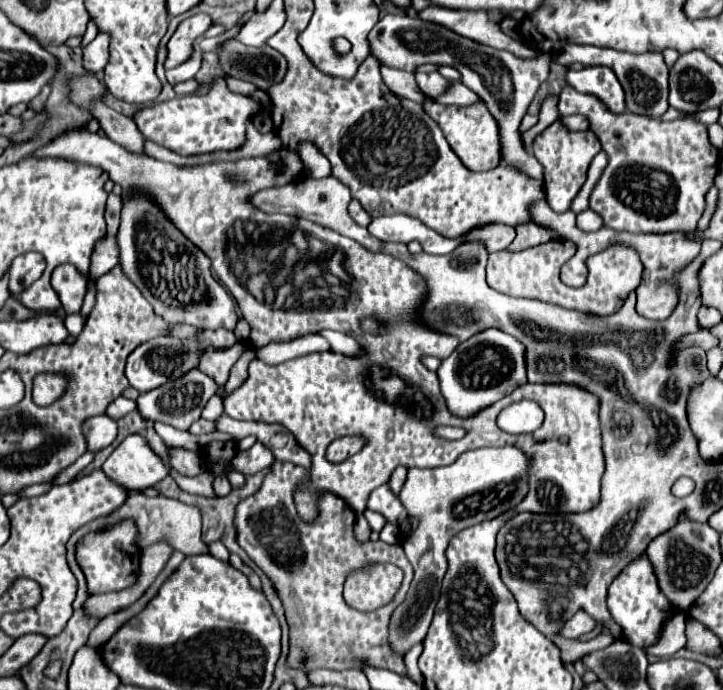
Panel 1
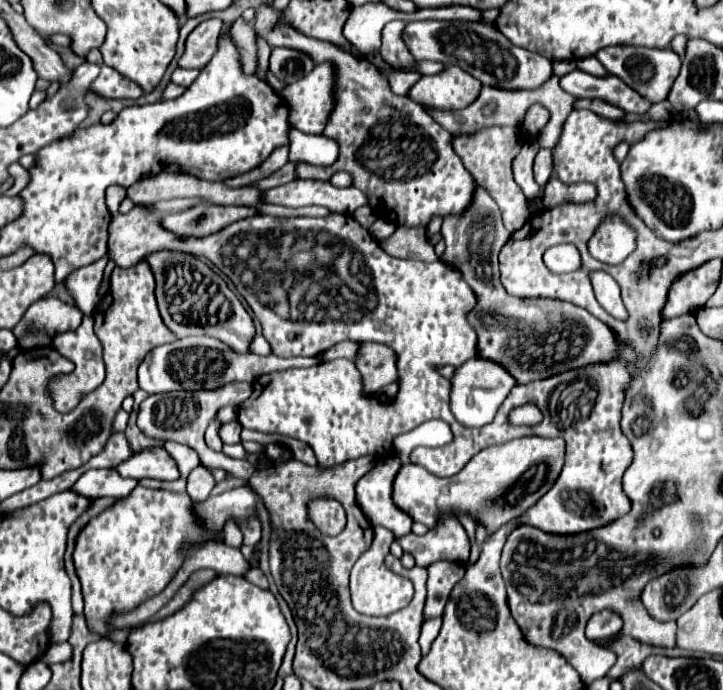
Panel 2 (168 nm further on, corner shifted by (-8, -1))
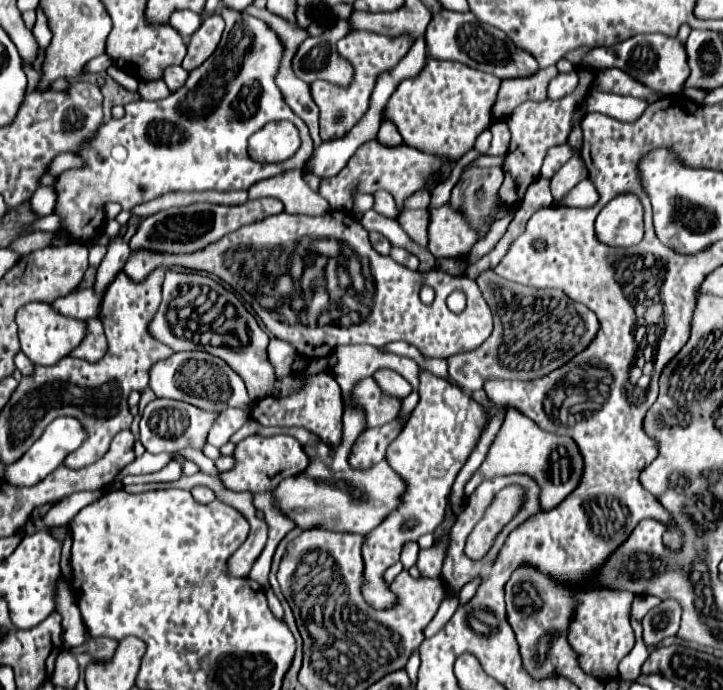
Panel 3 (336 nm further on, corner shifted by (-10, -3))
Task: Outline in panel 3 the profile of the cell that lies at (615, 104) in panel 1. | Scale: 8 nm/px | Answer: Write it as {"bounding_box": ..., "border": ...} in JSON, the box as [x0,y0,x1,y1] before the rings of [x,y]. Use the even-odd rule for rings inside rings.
{"bounding_box":[548,70,578,100],"border":[[[572,70],[568,74],[558,74],[550,84],[548,84],[548,98],[550,100],[560,100],[566,94],[572,94],[578,84],[578,74]]]}

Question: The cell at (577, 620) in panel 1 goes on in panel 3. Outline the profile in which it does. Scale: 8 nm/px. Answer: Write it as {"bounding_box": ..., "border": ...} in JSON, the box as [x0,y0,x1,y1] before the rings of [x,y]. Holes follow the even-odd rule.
{"bounding_box":[630,596,662,620],"border":[[[636,596],[634,602],[632,602],[632,612],[630,616],[636,618],[636,620],[642,620],[646,616],[648,610],[652,610],[654,606],[658,606],[662,600],[656,598],[656,596]]]}

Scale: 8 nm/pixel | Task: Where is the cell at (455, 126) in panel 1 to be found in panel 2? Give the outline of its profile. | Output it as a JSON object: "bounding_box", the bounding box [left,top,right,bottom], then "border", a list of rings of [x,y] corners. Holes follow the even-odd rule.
{"bounding_box":[452,126,530,234],"border":[[[496,126],[496,128],[486,128],[484,132],[478,132],[472,138],[452,136],[452,146],[454,146],[454,152],[458,152],[458,156],[462,158],[468,172],[474,176],[474,180],[478,184],[484,184],[484,188],[488,188],[488,194],[492,196],[492,200],[496,200],[496,204],[502,212],[506,230],[510,234],[520,230],[530,220],[530,210],[528,210],[526,196],[522,194],[520,186],[512,178],[512,160],[518,156],[518,152],[522,148],[522,134],[518,132],[518,128]]]}

